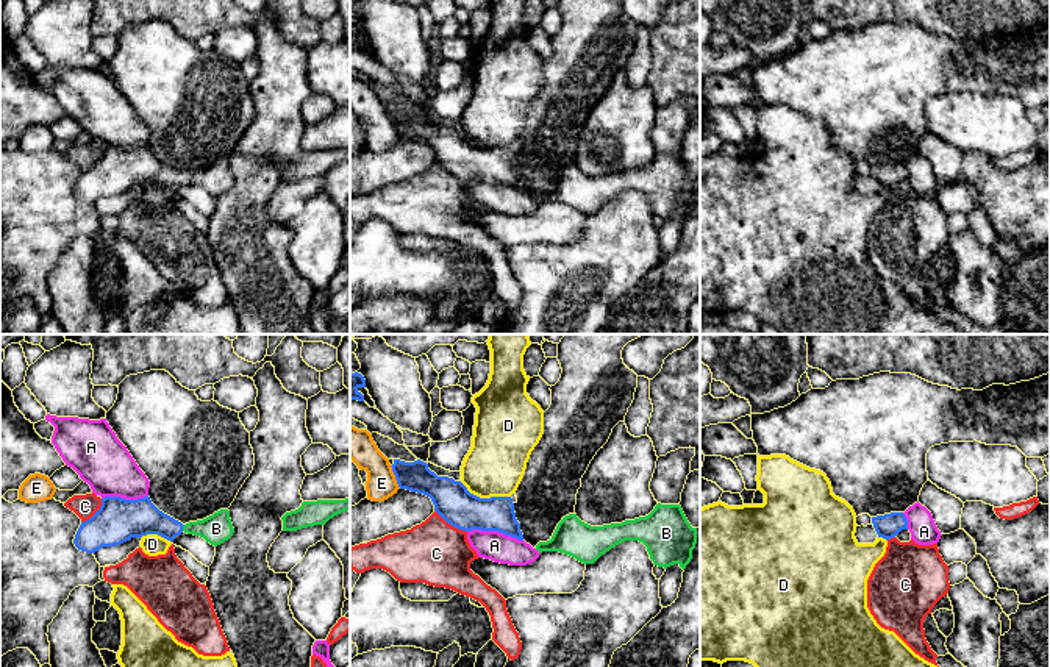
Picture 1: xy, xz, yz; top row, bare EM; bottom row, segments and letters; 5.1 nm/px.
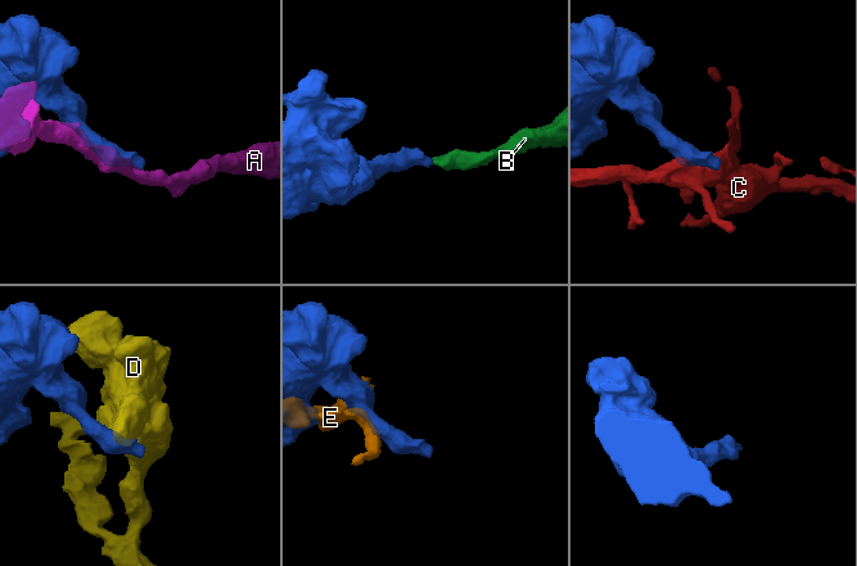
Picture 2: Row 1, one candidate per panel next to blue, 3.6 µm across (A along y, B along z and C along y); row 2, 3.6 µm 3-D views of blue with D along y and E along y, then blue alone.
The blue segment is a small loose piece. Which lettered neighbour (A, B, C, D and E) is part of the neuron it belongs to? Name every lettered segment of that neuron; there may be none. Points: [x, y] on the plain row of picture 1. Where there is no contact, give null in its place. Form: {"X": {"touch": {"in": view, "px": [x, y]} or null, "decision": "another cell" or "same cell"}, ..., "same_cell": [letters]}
{"A": {"touch": {"in": "xz", "px": [496, 180]}, "decision": "another cell"}, "B": {"touch": {"in": "xy", "px": [182, 178]}, "decision": "same cell"}, "C": {"touch": {"in": "xz", "px": [450, 174]}, "decision": "another cell"}, "D": {"touch": {"in": "xz", "px": [485, 149]}, "decision": "another cell"}, "E": {"touch": {"in": "xz", "px": [396, 127]}, "decision": "another cell"}, "same_cell": ["B"]}

